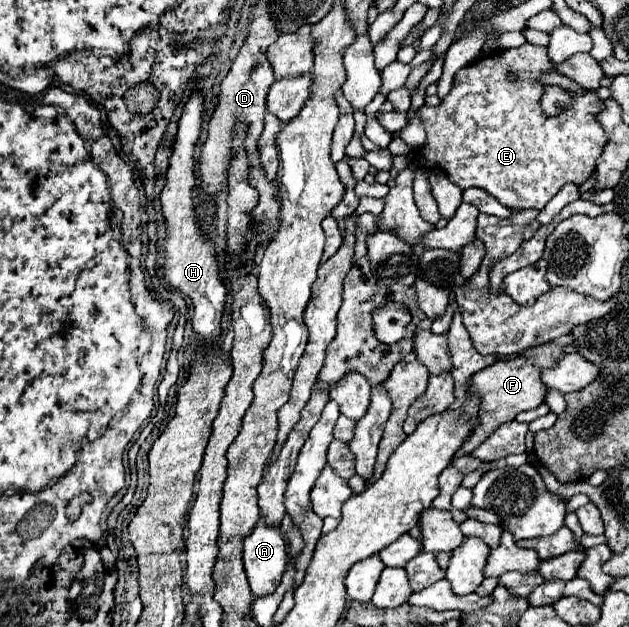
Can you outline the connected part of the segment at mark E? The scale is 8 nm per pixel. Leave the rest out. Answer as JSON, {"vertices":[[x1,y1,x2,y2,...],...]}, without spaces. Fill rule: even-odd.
{"vertices":[[534,44,502,50,498,58,480,58,470,66,464,66,456,74,452,90,436,108,420,108,420,120,424,122,428,138,426,144,414,152,414,164,424,170,442,168,450,182,462,190,472,186,482,188,512,210,542,210,564,184,574,182,580,186,596,170,596,158,608,142,604,128,596,120,596,114,604,108,604,102,596,92,572,92,570,110,564,110,558,116,544,116,540,106,544,84,540,78,550,74,552,68,554,62,548,58,548,50],[510,68,516,68,516,82,508,80]]}

